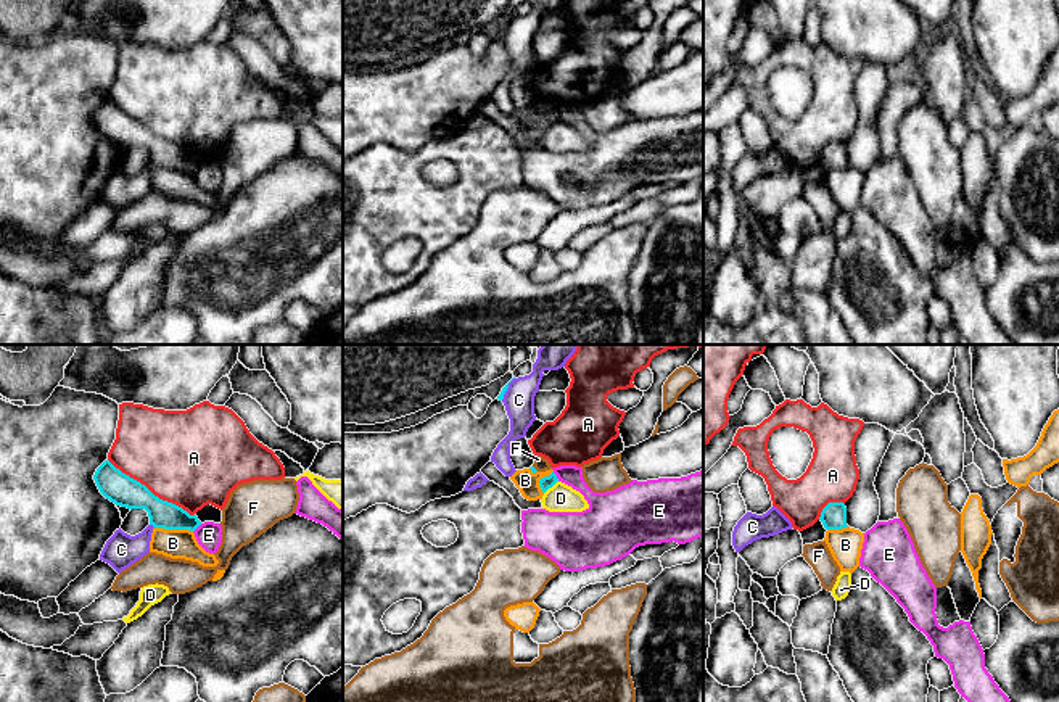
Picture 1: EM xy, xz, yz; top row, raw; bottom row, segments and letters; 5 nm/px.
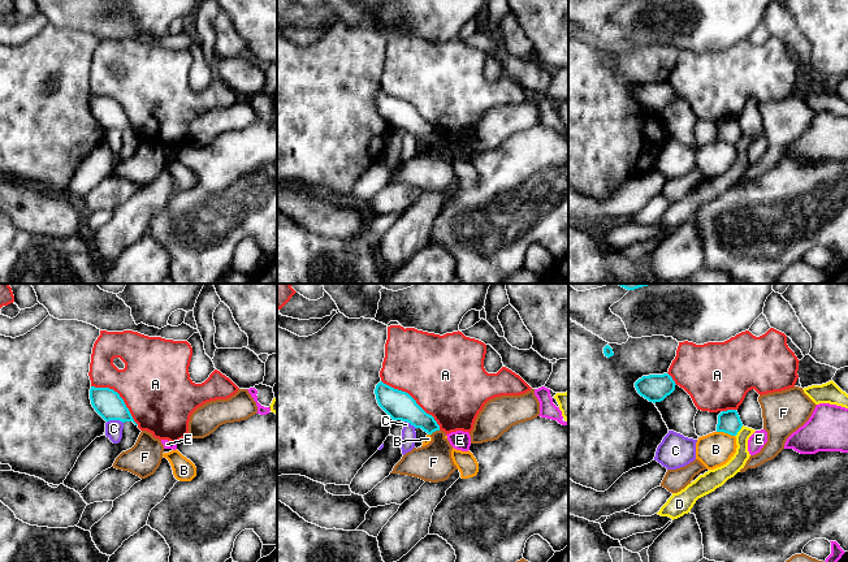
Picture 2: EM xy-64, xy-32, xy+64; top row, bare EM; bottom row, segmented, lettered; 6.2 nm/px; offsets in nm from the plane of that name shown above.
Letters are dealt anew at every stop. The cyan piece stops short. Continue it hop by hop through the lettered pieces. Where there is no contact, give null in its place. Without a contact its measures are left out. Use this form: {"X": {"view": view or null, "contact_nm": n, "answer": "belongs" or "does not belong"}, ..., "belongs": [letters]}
{"A": {"view": "xy", "contact_nm": 500, "answer": "does not belong"}, "B": {"view": "xy", "contact_nm": 190, "answer": "does not belong"}, "C": {"view": "xz", "contact_nm": 140, "answer": "does not belong"}, "D": {"view": "xz", "contact_nm": 100, "answer": "does not belong"}, "E": {"view": "xz", "contact_nm": 60, "answer": "does not belong"}, "F": {"view": "xz", "contact_nm": 40, "answer": "does not belong"}, "belongs": []}

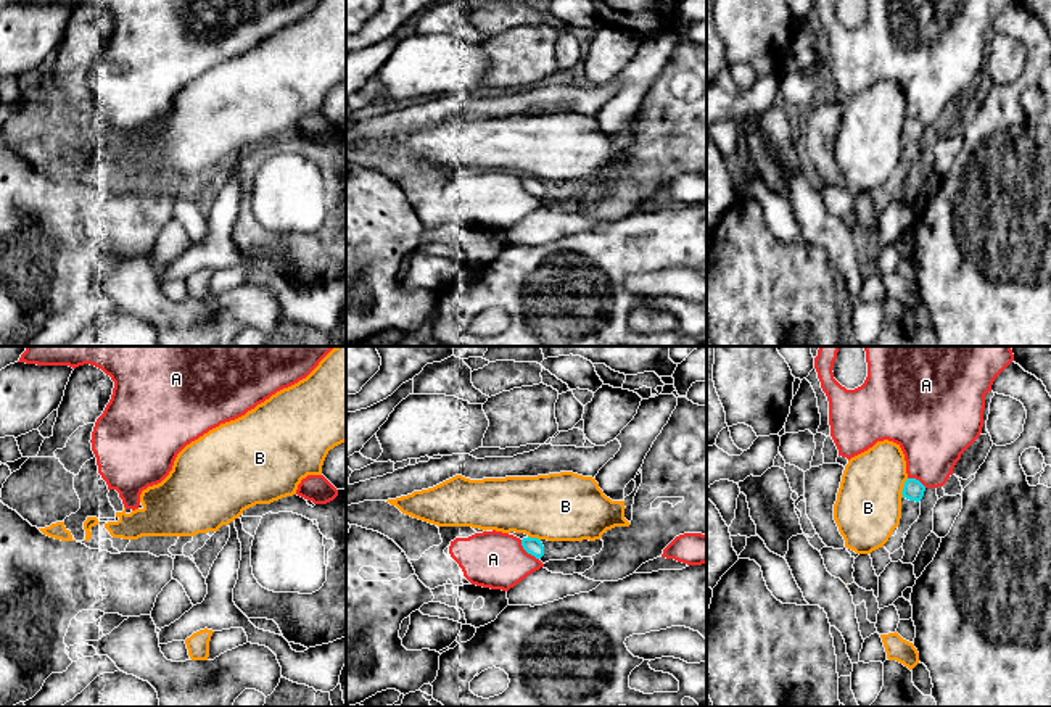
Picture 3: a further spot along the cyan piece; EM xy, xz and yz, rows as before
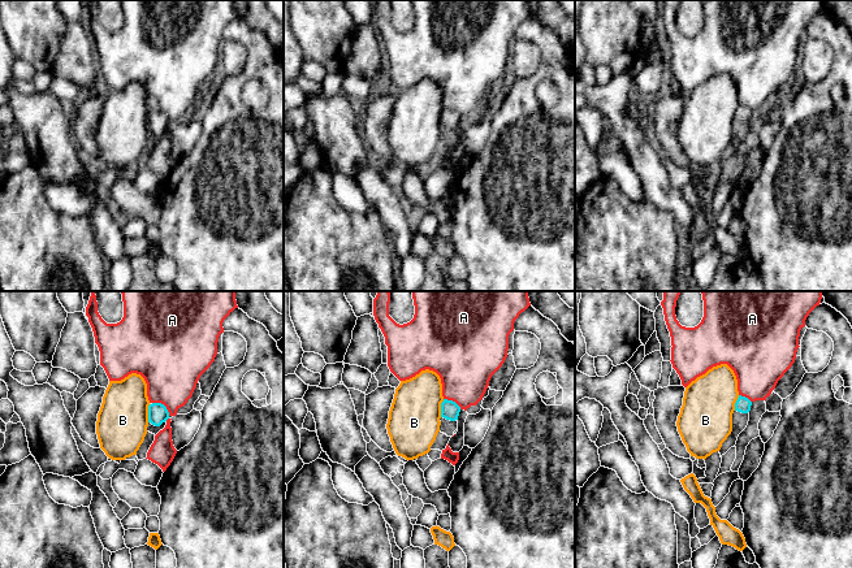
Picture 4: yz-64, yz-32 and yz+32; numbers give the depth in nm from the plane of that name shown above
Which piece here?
{"A": {"view": "xz", "contact_nm": 140, "answer": "does not belong"}, "B": {"view": "yz", "contact_nm": 100, "answer": "does not belong"}, "belongs": []}

